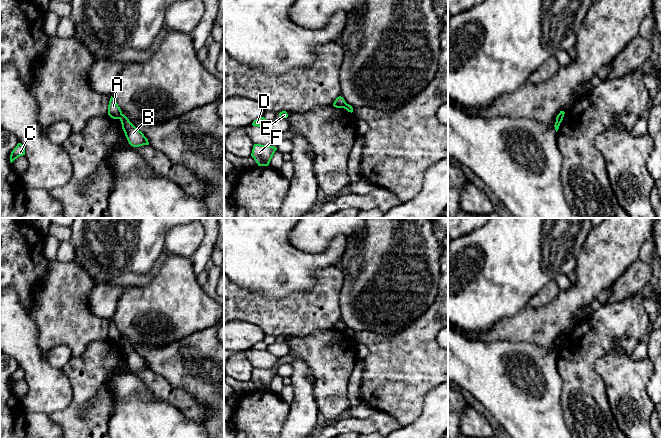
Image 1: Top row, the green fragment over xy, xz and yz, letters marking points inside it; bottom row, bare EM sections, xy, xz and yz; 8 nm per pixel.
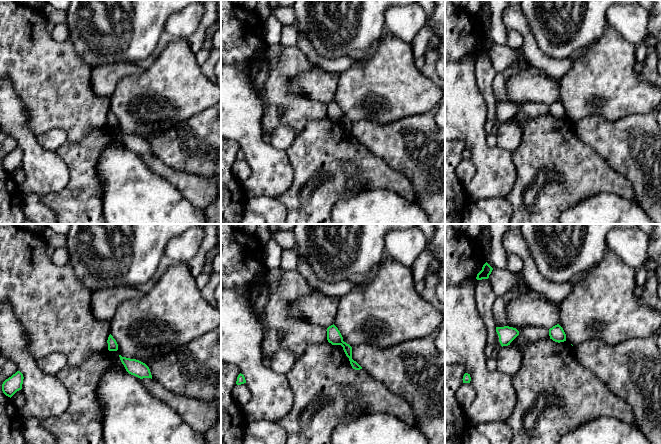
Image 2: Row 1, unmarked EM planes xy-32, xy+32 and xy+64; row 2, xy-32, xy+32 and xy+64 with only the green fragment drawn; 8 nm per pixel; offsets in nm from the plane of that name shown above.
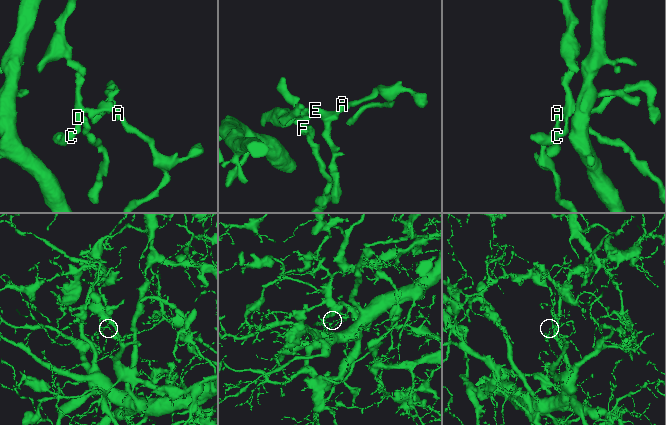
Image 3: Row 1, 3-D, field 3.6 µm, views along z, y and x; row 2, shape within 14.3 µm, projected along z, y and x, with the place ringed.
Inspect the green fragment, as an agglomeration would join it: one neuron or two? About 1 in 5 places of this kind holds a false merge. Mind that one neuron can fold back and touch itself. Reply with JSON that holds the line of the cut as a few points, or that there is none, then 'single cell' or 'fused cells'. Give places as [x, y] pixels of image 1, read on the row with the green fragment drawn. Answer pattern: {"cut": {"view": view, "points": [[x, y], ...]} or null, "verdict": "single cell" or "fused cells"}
{"cut": {"view": "xy", "points": [[122, 114], [119, 118]]}, "verdict": "fused cells"}

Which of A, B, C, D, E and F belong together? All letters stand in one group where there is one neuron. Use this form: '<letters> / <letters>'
A C D E F / B

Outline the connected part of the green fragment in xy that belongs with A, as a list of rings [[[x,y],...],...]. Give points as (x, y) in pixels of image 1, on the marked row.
[[[112,96],[108,105],[108,115],[113,119],[120,119],[122,115],[120,107]]]

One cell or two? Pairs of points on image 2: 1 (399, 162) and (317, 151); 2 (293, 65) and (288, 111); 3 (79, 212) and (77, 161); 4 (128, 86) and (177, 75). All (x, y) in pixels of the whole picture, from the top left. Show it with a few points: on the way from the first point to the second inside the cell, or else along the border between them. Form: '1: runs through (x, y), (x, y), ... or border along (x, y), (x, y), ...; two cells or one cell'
1: border along (365, 146), (391, 168), (403, 174); two cells
2: runs through (284, 76), (284, 100); one cell
3: runs through (79, 199), (79, 174); one cell
4: runs through (140, 86), (165, 86); one cell

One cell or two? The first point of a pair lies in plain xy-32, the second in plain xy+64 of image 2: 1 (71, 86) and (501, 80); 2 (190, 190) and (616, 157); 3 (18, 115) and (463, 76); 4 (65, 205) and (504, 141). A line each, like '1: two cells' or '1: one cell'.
1: one cell
2: two cells
3: one cell
4: two cells

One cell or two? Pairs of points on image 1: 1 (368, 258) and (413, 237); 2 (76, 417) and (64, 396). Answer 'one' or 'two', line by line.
1: one
2: two

